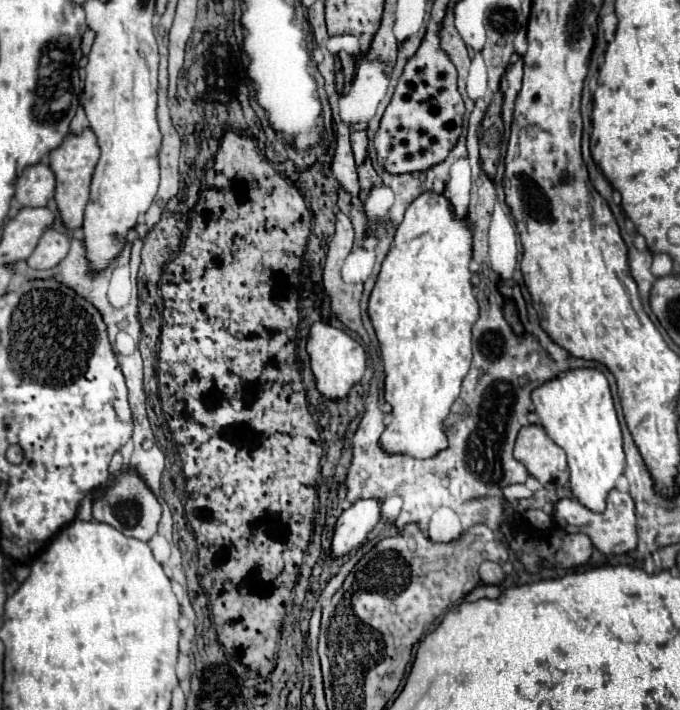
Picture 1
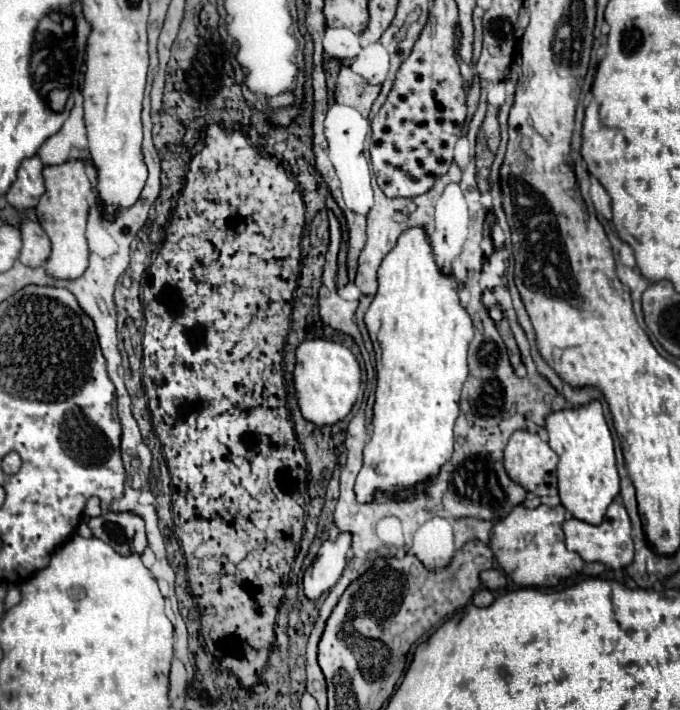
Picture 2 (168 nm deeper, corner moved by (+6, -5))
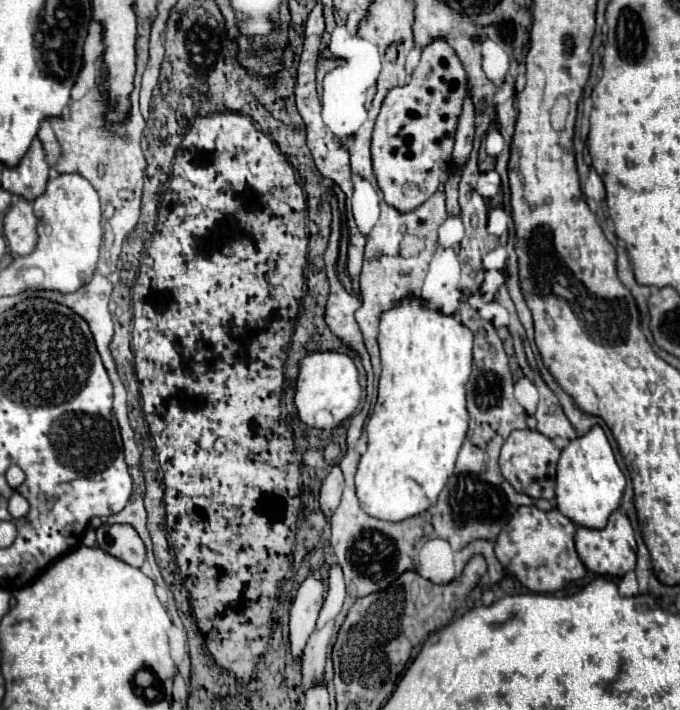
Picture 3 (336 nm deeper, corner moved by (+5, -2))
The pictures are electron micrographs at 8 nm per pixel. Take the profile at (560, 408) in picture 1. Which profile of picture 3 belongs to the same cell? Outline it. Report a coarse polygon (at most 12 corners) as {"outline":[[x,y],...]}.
{"outline":[[599,425],[557,465],[557,509],[605,527],[625,475]]}

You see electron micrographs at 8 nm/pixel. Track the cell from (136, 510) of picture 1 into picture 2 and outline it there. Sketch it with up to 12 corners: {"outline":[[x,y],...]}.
{"outline":[[108,510],[88,518],[96,538],[120,554],[142,554],[144,520]]}

